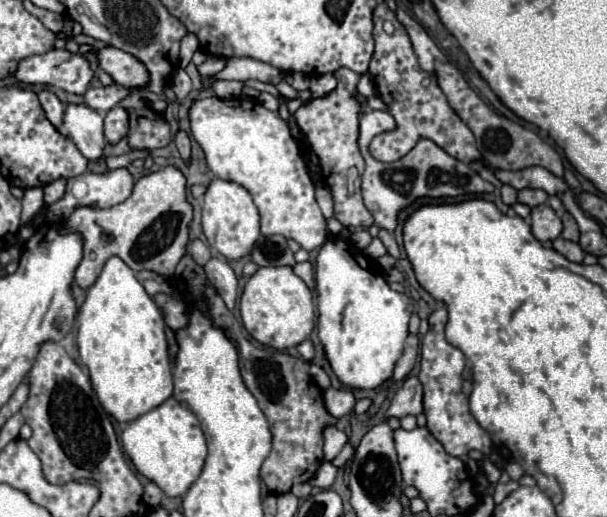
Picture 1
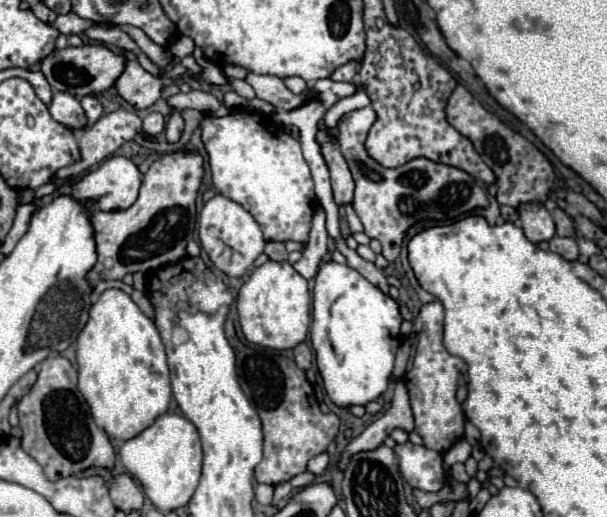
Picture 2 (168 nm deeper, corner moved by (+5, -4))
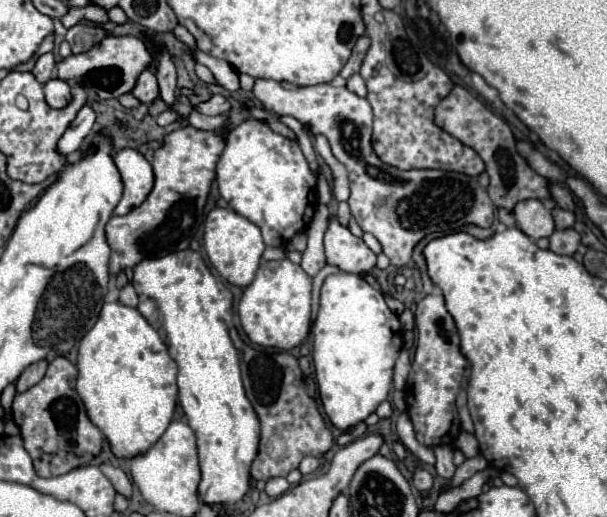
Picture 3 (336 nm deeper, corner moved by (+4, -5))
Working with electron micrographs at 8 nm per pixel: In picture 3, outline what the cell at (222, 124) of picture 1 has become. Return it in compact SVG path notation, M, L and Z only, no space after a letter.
M247 120L229 130L215 180L221 198L237 214L259 226L265 246L285 248L297 232L307 228L315 214L315 174L297 140L273 132L261 120Z

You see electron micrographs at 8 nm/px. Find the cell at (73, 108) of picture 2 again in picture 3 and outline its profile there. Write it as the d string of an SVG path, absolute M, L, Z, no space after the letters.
M49 80L45 86L45 100L51 108L65 108L71 102L71 86L63 80Z

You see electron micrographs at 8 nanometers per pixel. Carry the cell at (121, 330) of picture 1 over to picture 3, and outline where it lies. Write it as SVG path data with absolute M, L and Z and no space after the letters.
M105 302L95 326L79 344L77 368L77 394L91 422L109 440L115 456L135 456L159 440L175 412L177 364L139 310Z

